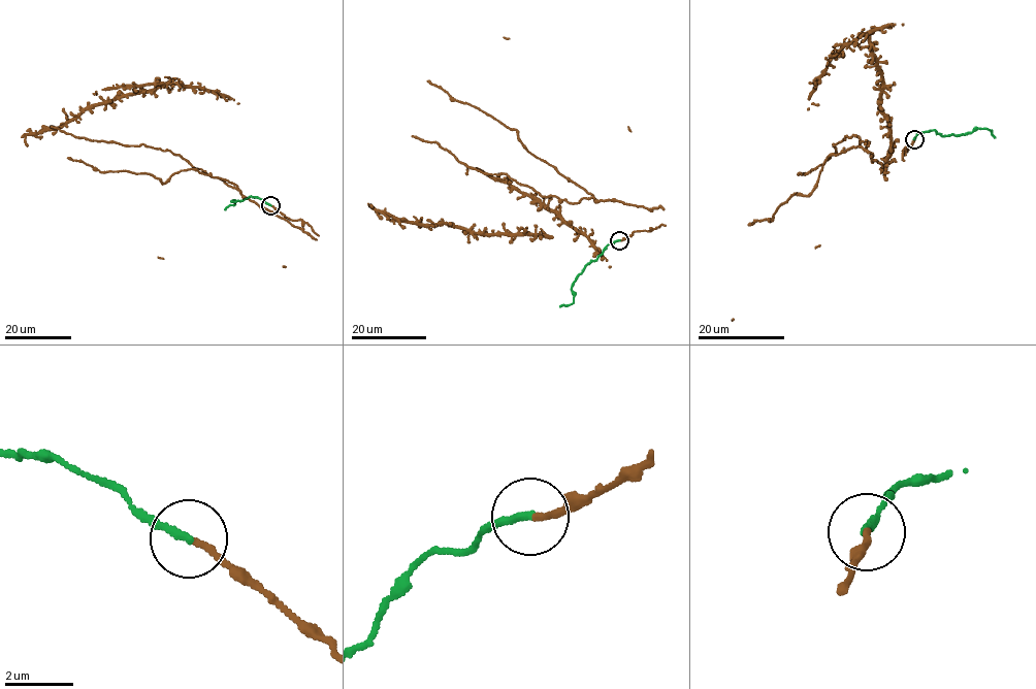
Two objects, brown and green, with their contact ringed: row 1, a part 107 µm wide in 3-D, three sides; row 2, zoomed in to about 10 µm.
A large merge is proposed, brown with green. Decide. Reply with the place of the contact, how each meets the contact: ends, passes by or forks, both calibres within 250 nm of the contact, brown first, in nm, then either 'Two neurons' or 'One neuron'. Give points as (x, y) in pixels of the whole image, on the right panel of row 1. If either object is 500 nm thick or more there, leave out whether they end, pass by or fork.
Place: (914, 139). At the ring brown ends. At the ring green ends. Thickness 150 nm (brown) against 220 nm. One neuron

